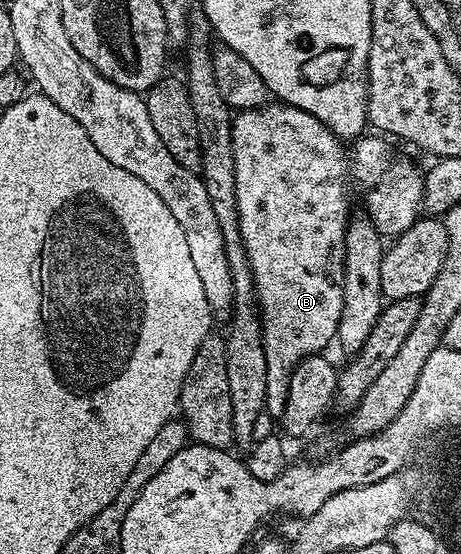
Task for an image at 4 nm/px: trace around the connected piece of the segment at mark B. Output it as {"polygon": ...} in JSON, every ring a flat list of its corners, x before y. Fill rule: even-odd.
{"polygon":[[268,104,256,110,241,110,232,121,233,163,236,169,237,212,240,214,241,240,248,253,252,276,255,281,258,307,263,324,263,343,265,344,265,411,272,418,282,419,285,412,285,400,289,392,289,380,304,358,318,355,327,345,336,341,343,307,343,241,347,231,347,150,344,143,321,120,309,116,296,106,286,104]]}

